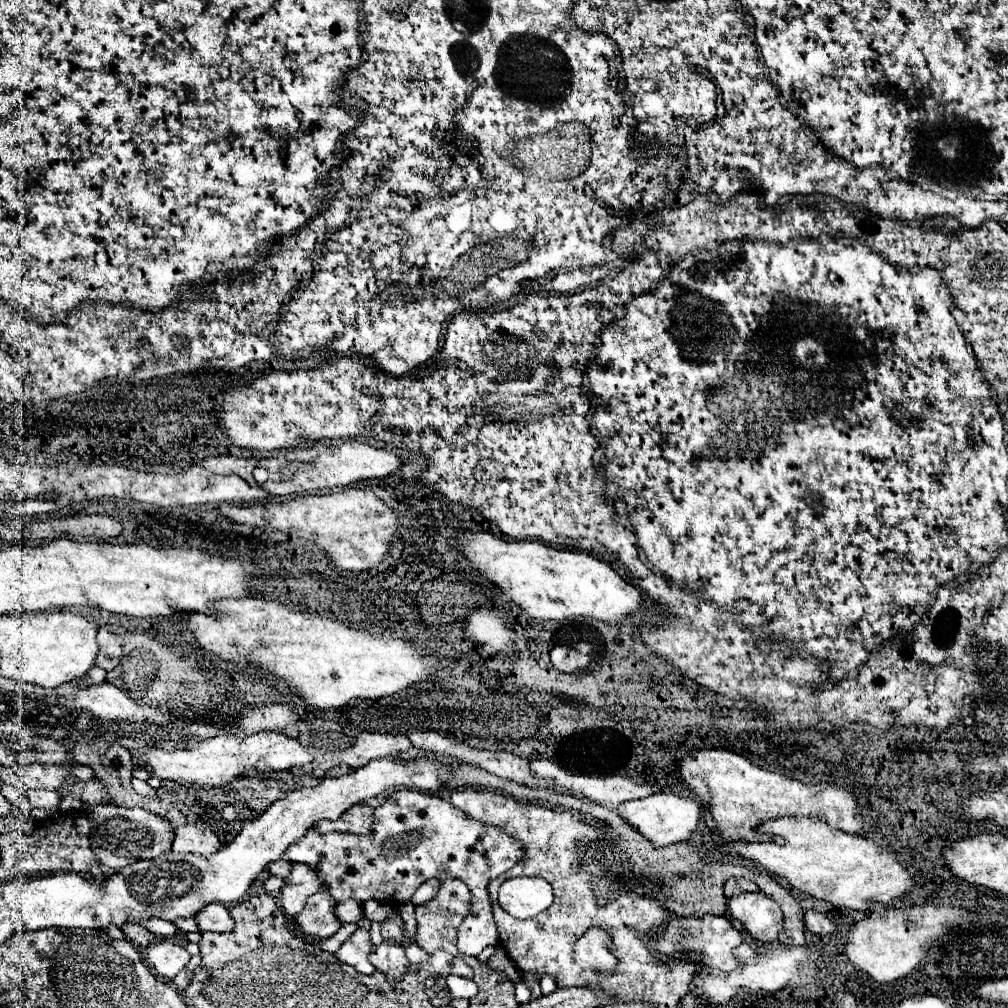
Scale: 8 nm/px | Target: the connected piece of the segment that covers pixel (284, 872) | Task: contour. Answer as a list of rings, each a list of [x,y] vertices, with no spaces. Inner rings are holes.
[[[276,860],[276,862],[272,862],[270,866],[268,866],[268,874],[272,874],[272,876],[280,876],[280,878],[288,878],[288,872],[290,872],[290,862],[286,862],[286,860]]]

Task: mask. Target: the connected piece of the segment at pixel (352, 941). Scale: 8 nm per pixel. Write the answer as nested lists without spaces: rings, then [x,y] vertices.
[[[358,928],[336,952],[336,958],[340,962],[346,962],[356,968],[360,974],[372,974],[372,964],[368,960],[368,954],[372,952],[370,932],[364,928]]]

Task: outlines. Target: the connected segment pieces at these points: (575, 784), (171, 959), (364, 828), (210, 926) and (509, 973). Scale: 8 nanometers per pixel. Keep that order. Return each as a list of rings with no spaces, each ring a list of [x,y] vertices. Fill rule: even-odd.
[[[532,760],[530,770],[542,778],[552,778],[556,784],[560,784],[572,792],[582,792],[588,798],[592,798],[594,802],[600,802],[600,804],[612,806],[612,808],[626,800],[640,800],[644,796],[654,796],[658,792],[654,786],[634,782],[632,778],[568,774],[548,760]]]
[[[162,940],[160,944],[146,948],[146,960],[154,968],[156,974],[172,980],[180,970],[190,962],[190,954],[186,948],[172,944],[170,940]]]
[[[356,804],[352,806],[350,810],[346,810],[336,822],[330,822],[330,820],[320,820],[320,824],[316,824],[318,832],[320,834],[326,834],[326,832],[352,832],[352,834],[366,834],[372,830],[372,814],[374,810],[366,804]]]
[[[208,904],[204,906],[196,918],[202,932],[230,932],[234,928],[234,920],[224,904]]]
[[[498,948],[498,952],[490,958],[490,960],[486,960],[486,964],[488,964],[488,968],[492,968],[492,970],[496,970],[496,972],[502,972],[510,982],[520,982],[520,972],[516,970],[516,966],[512,964],[512,960],[508,958],[508,954],[504,952],[504,948]]]

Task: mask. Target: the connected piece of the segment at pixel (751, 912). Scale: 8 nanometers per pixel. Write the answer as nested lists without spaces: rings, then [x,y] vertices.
[[[736,892],[726,902],[732,918],[742,922],[746,932],[758,942],[772,942],[782,928],[780,906],[764,892]]]

